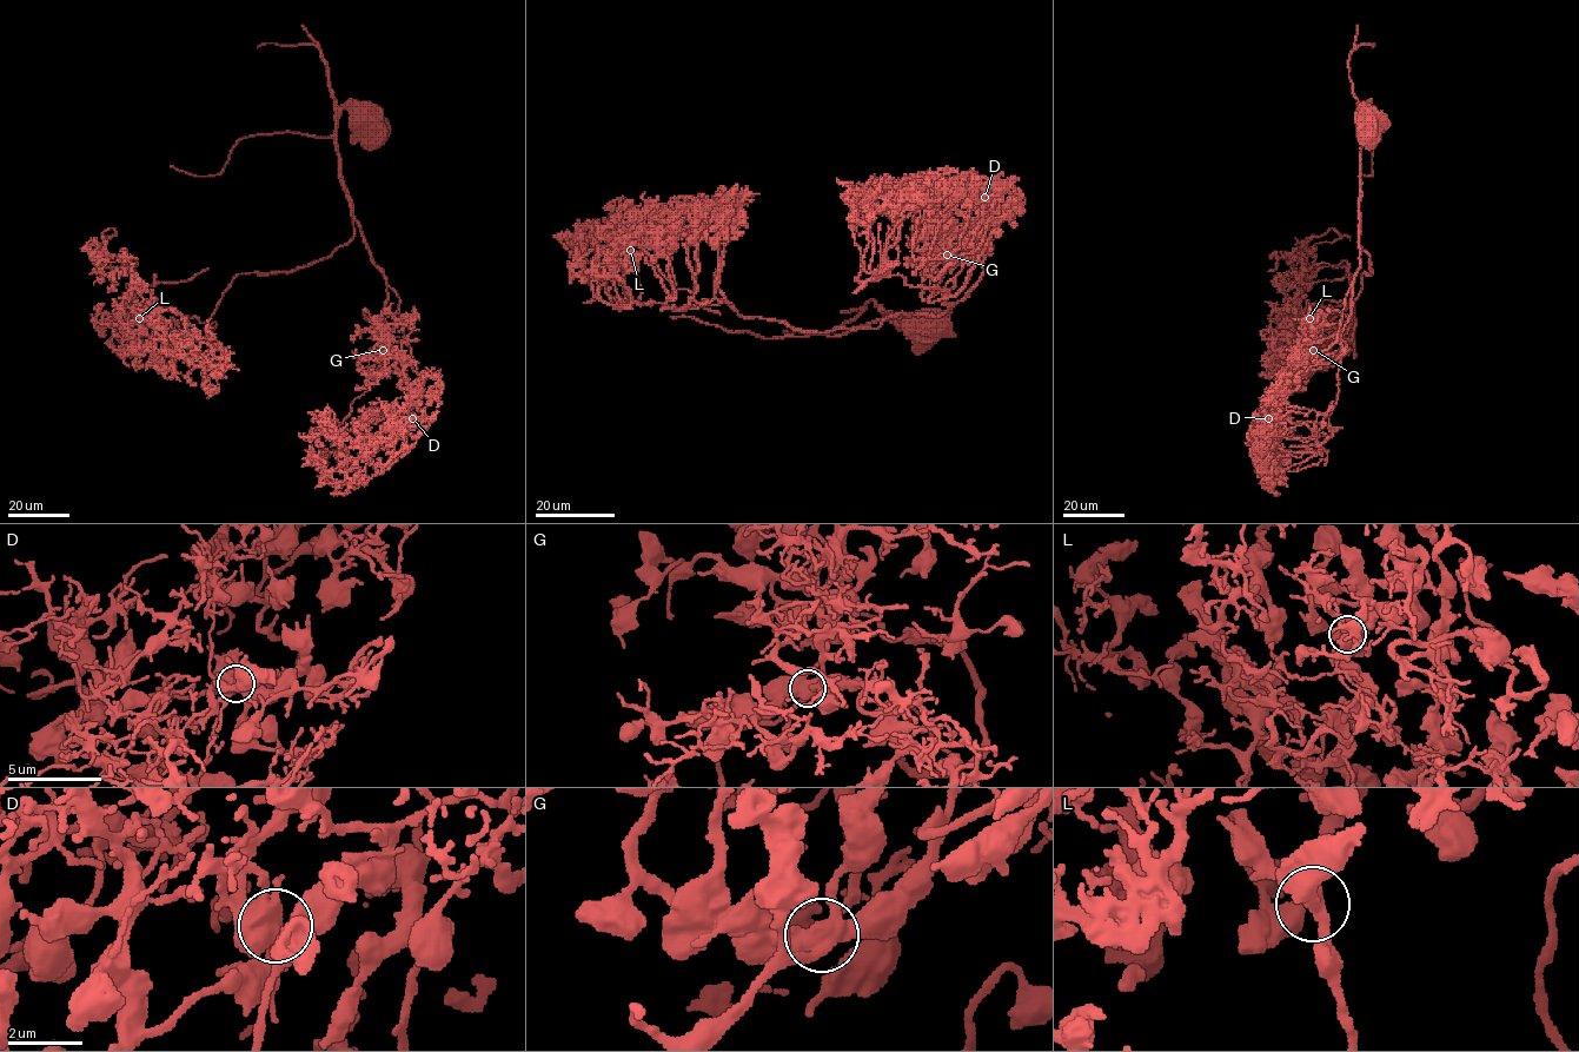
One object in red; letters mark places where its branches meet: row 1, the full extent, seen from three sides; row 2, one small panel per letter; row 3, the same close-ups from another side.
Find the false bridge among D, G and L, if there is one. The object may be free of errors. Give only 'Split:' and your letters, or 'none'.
Split: none

